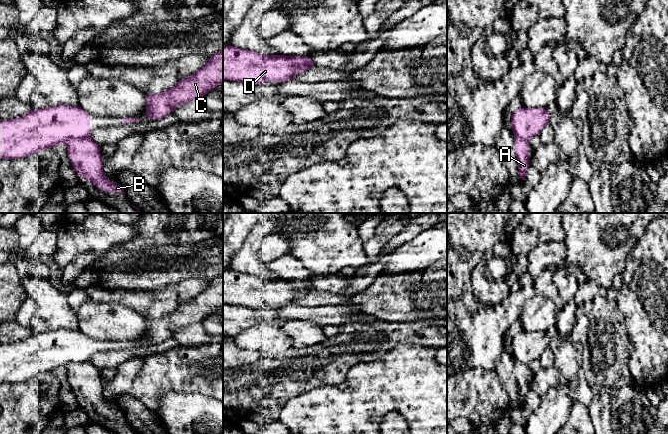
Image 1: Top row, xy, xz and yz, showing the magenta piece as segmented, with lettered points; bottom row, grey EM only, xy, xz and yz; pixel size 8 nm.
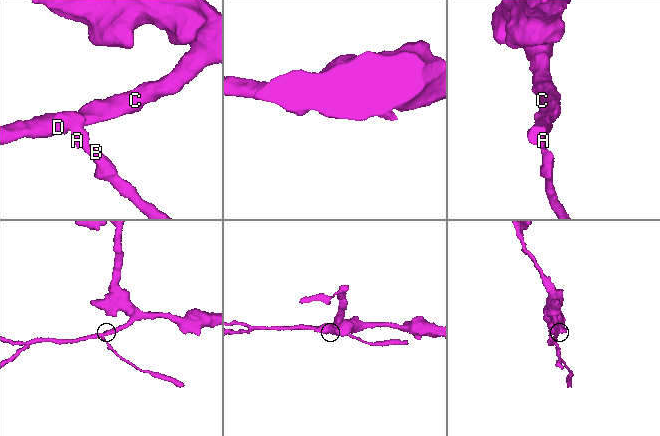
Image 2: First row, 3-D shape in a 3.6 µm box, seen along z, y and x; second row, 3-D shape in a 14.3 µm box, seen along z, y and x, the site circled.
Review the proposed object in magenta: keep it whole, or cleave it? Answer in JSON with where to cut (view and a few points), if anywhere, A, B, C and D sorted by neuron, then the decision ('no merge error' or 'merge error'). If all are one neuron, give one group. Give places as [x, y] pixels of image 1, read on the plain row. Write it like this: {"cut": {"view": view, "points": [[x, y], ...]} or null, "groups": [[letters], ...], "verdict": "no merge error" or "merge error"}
{"cut": {"view": "xy", "points": [[88, 360], [69, 361], [64, 366]]}, "groups": [["A", "B"], ["C", "D"]], "verdict": "merge error"}

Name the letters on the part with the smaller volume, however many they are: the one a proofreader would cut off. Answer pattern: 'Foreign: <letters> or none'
Foreign: A, B

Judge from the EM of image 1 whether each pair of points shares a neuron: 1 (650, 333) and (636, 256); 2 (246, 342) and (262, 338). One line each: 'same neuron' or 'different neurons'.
1: same neuron
2: same neuron

